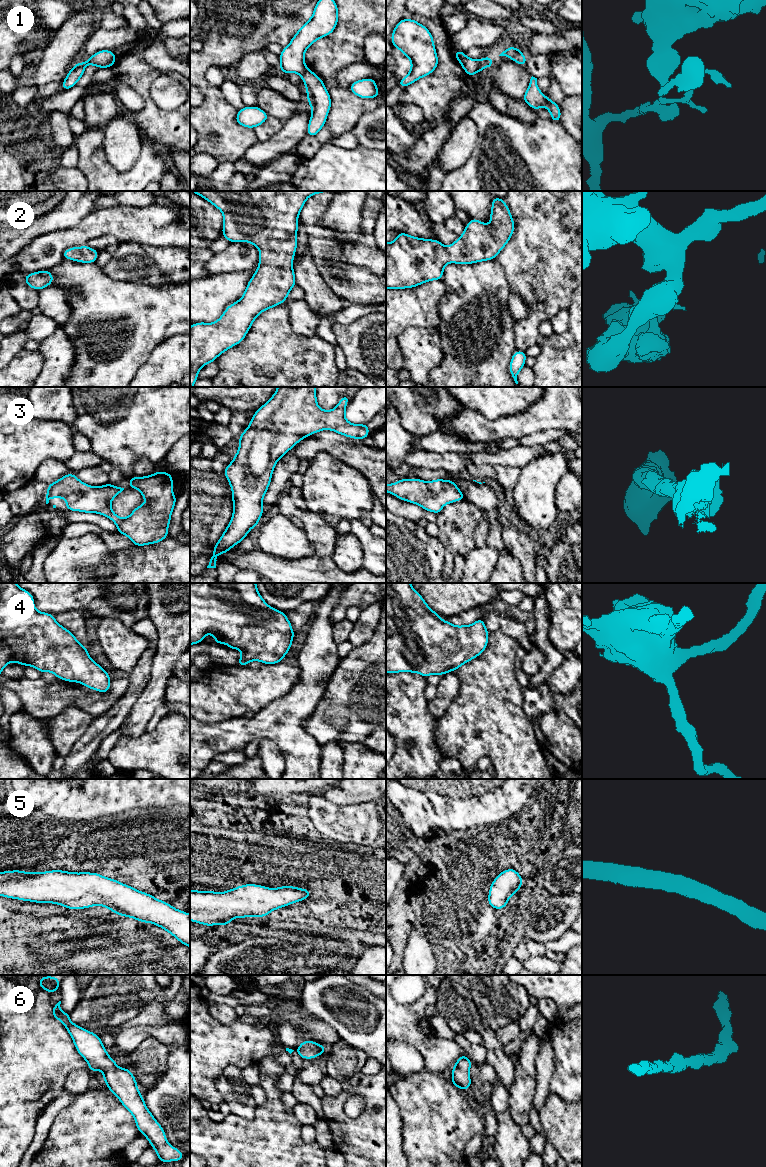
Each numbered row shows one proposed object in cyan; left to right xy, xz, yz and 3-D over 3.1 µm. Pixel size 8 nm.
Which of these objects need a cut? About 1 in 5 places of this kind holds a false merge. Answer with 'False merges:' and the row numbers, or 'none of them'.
False merges: 1

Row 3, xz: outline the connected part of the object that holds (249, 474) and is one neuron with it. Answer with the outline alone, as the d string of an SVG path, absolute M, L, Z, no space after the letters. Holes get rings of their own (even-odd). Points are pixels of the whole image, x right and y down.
M277 387L269 400L258 408L252 416L249 426L240 435L239 448L233 461L224 470L232 490L233 514L229 525L213 547L207 568L216 568L219 564L216 555L228 552L248 535L249 531L259 524L263 515L263 497L267 492L275 465L289 450L303 438L322 430L332 430L353 439L363 440L369 435L366 424L352 424L345 416L349 396L345 394L332 410L318 407L316 387Z

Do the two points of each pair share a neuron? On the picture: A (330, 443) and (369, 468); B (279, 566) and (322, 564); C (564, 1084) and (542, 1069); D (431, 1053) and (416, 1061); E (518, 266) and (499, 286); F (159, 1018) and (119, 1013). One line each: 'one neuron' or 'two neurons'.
A: one neuron
B: one neuron
C: two neurons
D: two neurons
E: two neurons
F: two neurons

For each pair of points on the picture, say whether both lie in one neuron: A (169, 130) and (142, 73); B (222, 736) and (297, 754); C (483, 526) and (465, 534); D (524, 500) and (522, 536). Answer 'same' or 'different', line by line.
A: same
B: same
C: different
D: different

